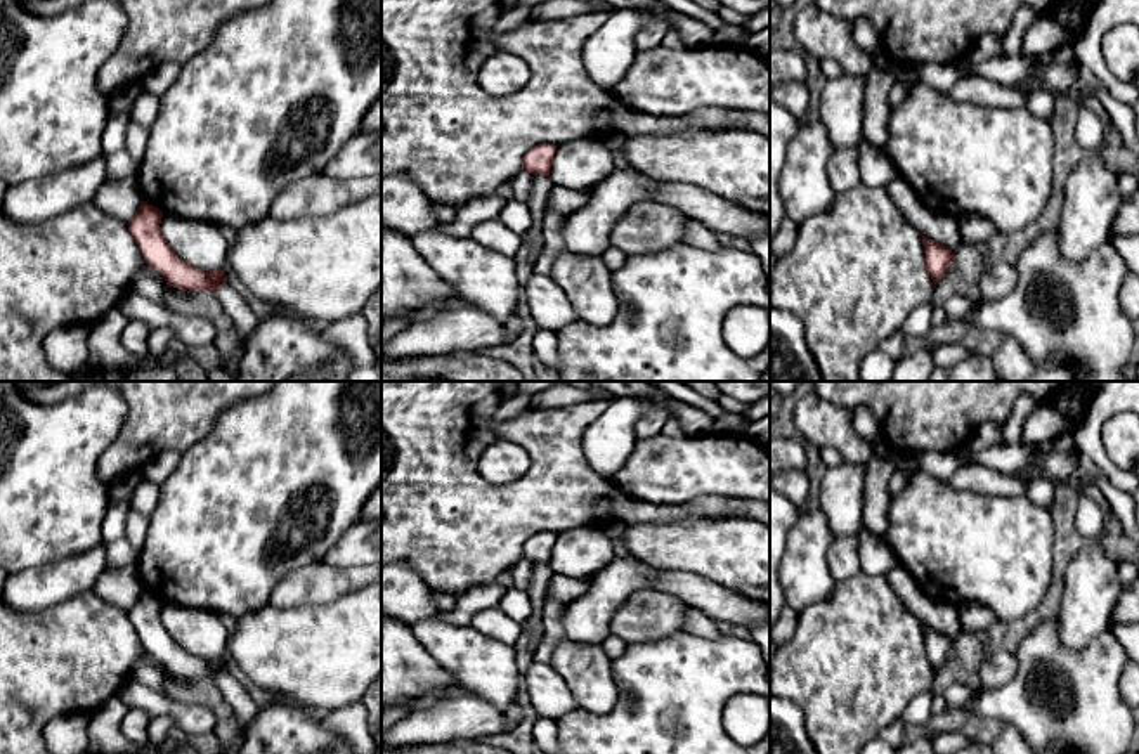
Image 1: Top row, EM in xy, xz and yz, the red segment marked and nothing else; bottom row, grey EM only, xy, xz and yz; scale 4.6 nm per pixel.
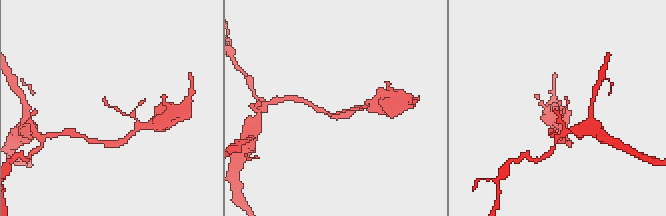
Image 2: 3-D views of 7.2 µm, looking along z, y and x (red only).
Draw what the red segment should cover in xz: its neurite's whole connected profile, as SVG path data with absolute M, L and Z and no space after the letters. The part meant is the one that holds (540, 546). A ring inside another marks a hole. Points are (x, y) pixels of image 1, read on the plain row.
M537 532L530 536L522 546L522 556L536 563L550 563L555 548L556 534Z

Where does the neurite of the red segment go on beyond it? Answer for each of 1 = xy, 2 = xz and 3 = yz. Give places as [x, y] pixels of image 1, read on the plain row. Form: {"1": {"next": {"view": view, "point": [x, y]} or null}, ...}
{"1": {"next": null}, "2": {"next": null}, "3": {"next": null}}

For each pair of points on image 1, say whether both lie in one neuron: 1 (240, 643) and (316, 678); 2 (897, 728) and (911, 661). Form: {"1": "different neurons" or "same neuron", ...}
{"1": "same neuron", "2": "different neurons"}

